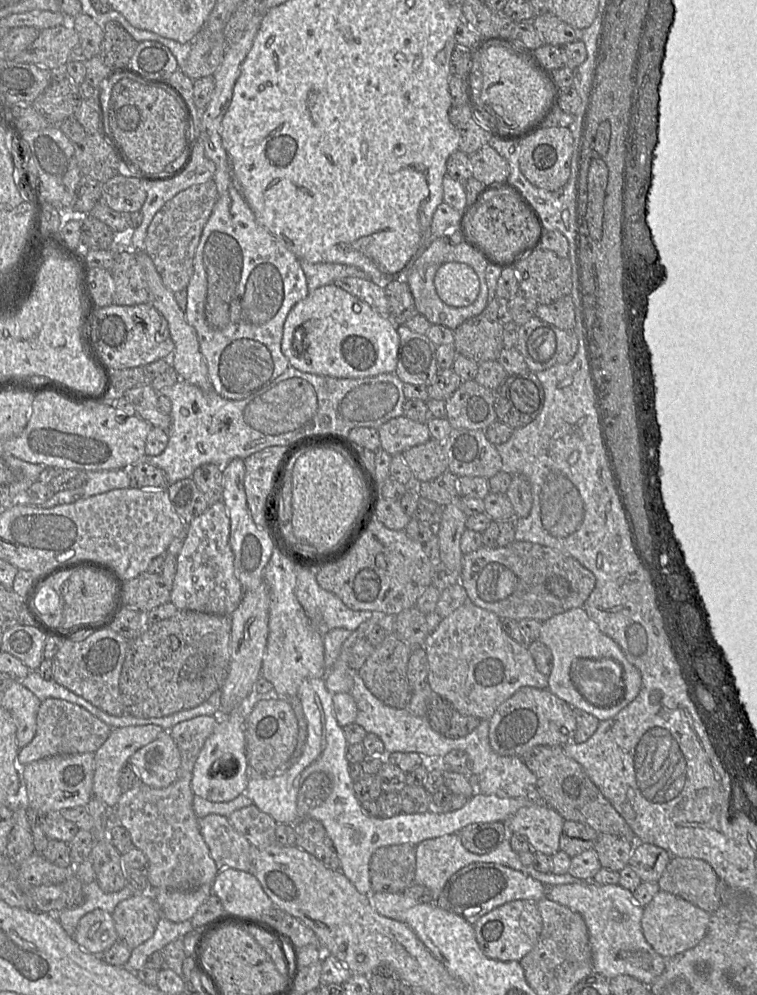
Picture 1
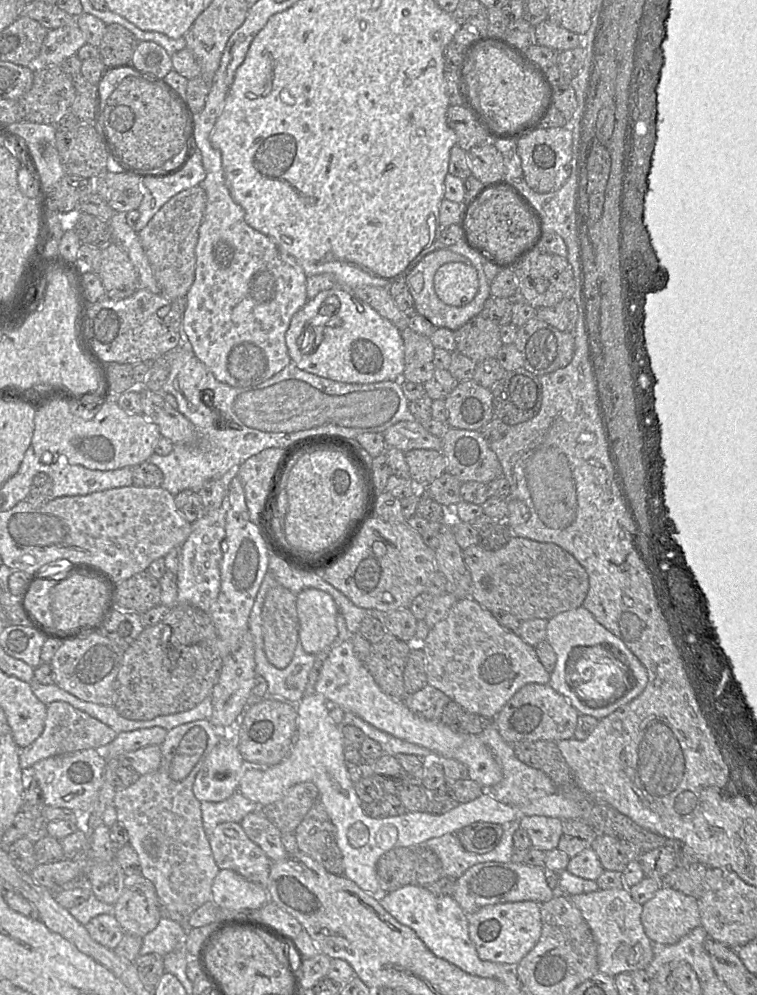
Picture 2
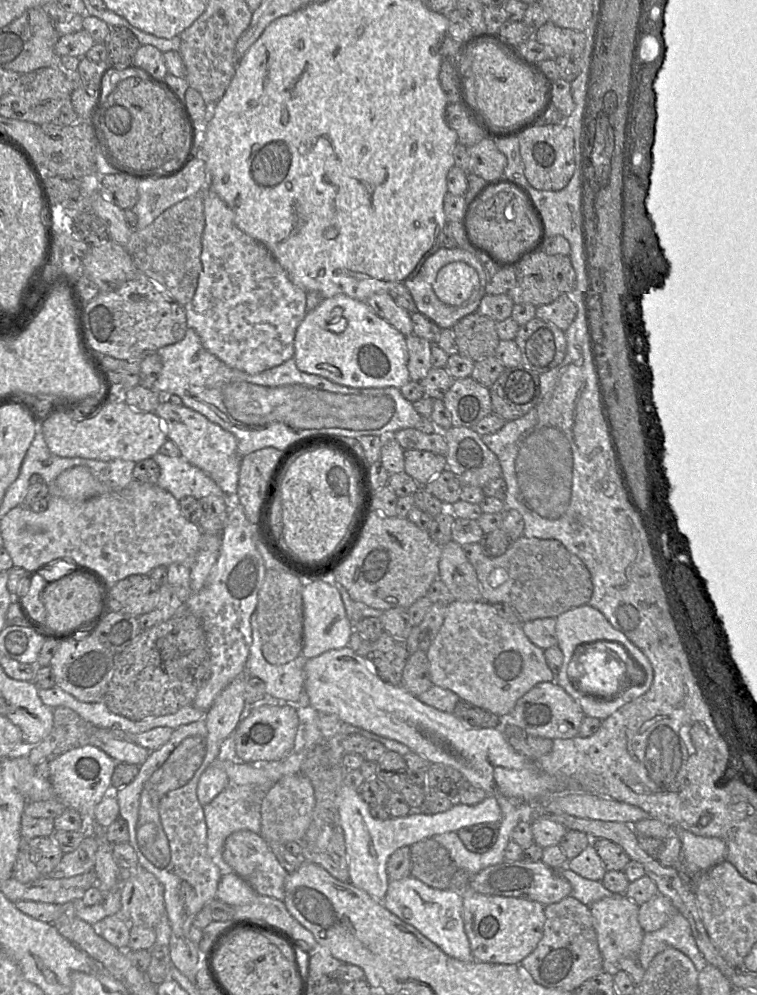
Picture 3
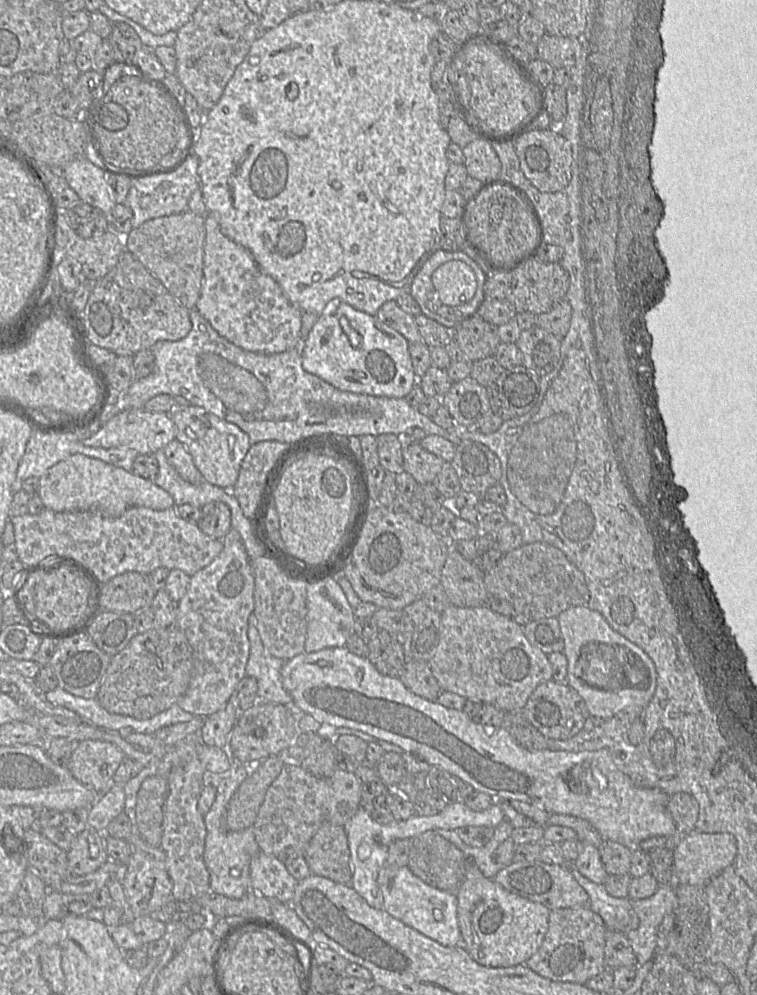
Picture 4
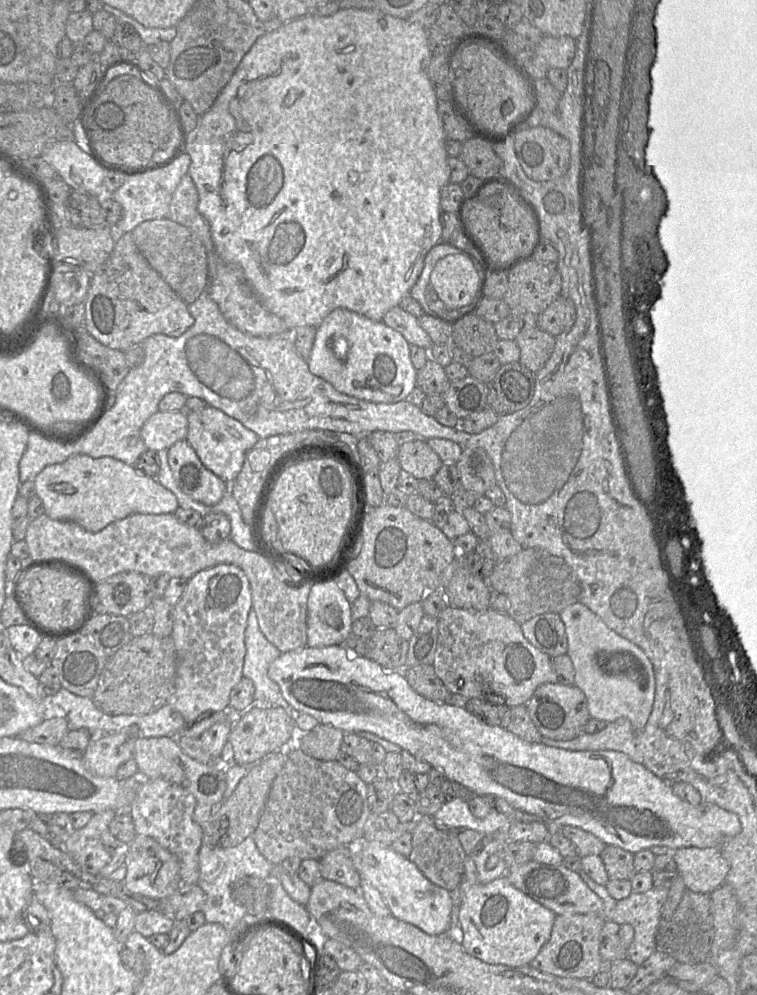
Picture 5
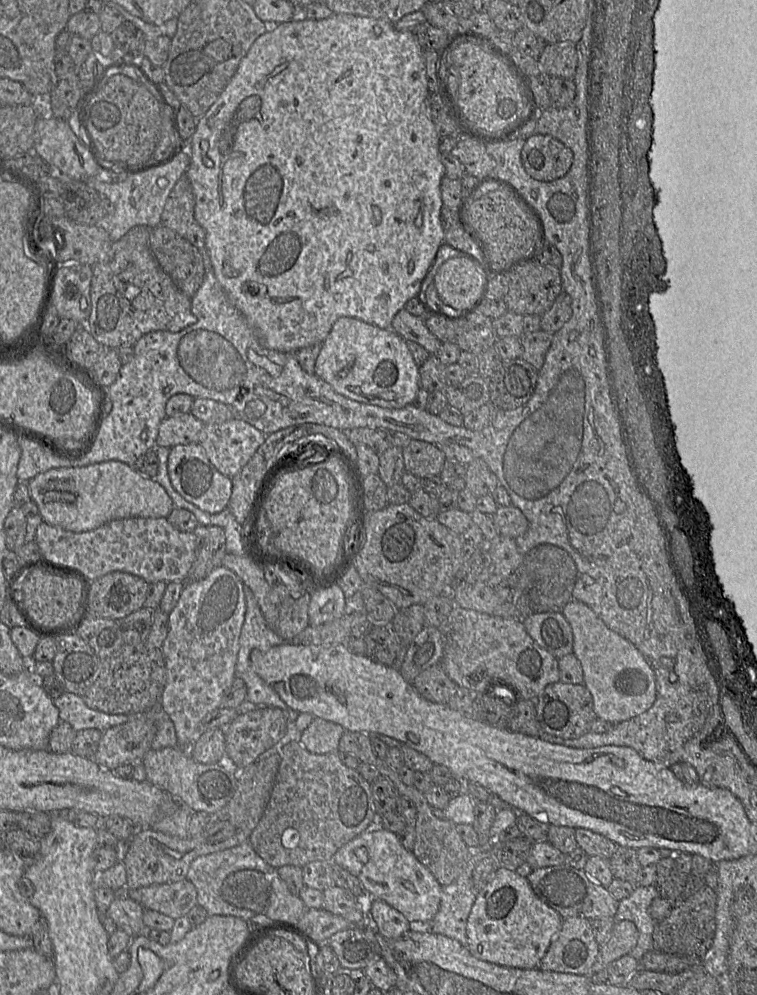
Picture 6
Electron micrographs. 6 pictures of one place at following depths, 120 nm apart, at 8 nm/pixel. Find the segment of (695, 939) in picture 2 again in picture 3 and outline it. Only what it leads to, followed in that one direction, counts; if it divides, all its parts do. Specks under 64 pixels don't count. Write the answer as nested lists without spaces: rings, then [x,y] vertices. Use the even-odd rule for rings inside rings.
[[[679,912],[675,913],[661,929],[644,933],[638,952],[644,971],[648,969],[656,955],[668,948],[676,949],[686,955],[698,973],[707,965],[697,948],[689,922]]]

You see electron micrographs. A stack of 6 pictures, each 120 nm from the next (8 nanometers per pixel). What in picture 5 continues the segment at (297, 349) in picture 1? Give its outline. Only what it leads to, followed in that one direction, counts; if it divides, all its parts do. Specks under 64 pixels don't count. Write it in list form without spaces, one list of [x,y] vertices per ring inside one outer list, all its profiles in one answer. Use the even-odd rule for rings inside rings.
[[[336,308],[316,328],[308,368],[337,391],[370,402],[395,403],[405,400],[417,387],[417,370],[410,359],[410,345],[382,321]]]

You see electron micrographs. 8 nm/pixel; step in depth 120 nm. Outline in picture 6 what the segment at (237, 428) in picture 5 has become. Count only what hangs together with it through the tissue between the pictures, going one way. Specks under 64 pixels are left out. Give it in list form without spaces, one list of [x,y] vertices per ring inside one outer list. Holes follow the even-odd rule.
[[[234,418],[222,423],[203,425],[199,444],[212,465],[223,475],[234,477],[252,458],[257,449],[265,442],[266,436],[251,424]]]

